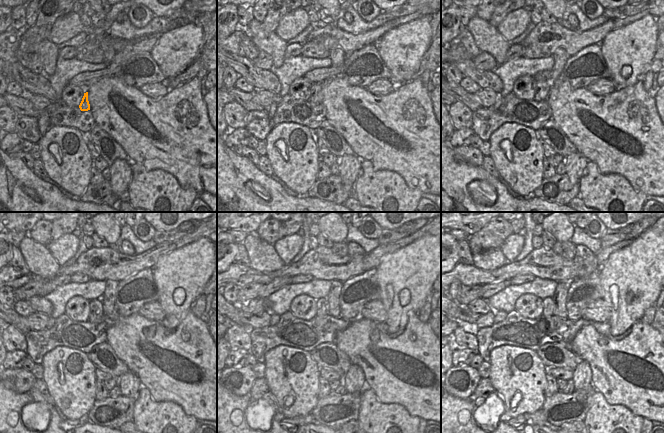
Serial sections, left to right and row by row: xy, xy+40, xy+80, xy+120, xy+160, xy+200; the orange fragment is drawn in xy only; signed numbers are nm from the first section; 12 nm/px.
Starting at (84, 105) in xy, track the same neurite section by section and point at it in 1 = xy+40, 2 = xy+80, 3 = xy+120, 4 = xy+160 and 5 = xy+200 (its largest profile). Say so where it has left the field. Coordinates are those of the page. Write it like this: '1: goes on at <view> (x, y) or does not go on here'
1: goes on at xy+40 (315, 99)
2: goes on at xy+80 (541, 93)
3: goes on at xy+120 (96, 312)
4: goes on at xy+160 (322, 304)
5: goes on at xy+200 (548, 305)

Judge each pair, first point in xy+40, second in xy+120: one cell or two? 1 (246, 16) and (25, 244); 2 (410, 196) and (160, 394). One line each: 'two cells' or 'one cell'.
1: two cells
2: two cells

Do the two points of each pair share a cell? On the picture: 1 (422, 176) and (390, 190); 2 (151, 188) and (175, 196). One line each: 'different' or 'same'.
1: different
2: same

